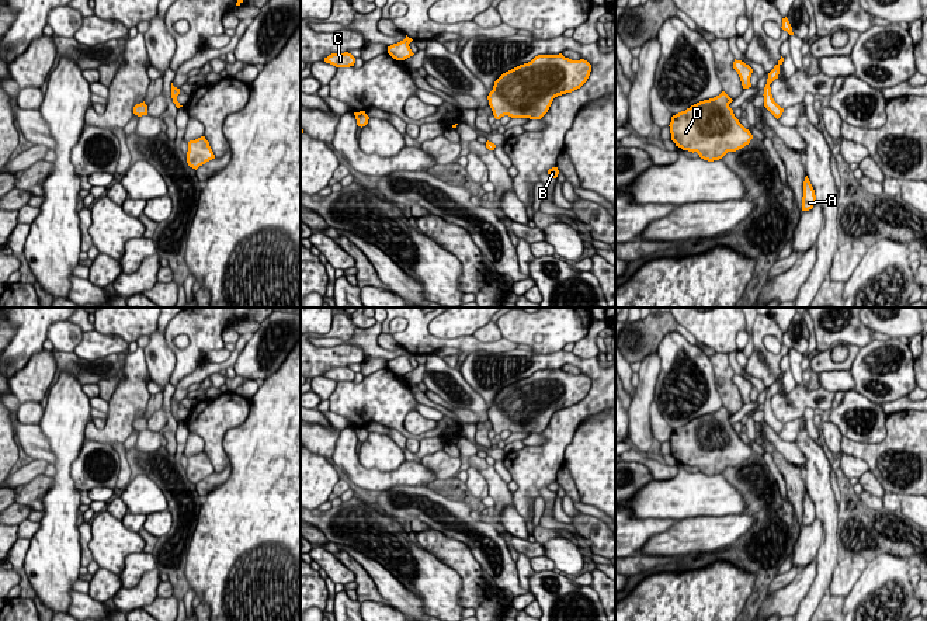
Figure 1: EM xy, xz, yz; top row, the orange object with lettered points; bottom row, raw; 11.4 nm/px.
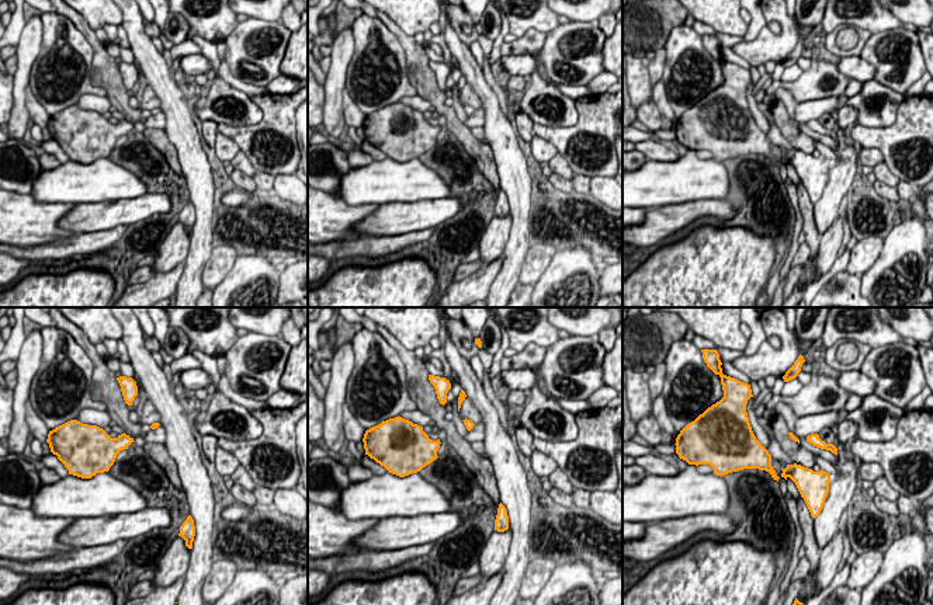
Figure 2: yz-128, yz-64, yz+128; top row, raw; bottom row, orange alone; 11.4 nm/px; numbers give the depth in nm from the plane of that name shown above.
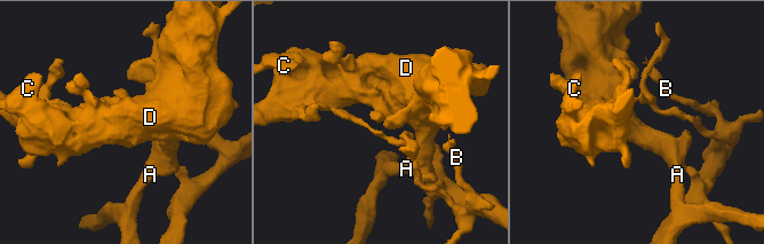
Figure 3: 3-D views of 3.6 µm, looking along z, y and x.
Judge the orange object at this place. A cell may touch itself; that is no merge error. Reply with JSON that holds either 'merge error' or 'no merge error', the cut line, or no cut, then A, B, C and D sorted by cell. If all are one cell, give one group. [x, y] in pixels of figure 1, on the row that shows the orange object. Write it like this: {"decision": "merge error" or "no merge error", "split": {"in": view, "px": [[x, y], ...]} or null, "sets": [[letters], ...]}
{"decision": "merge error", "split": {"in": "yz", "px": [[764, 96], [771, 99]]}, "sets": [["A", "C", "D"], ["B"]]}

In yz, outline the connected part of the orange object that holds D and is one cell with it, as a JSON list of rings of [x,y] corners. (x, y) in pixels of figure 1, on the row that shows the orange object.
[[[722,91],[671,117],[670,133],[676,146],[697,152],[701,159],[714,162],[728,152],[750,143],[753,135],[735,117],[729,104],[733,100]]]

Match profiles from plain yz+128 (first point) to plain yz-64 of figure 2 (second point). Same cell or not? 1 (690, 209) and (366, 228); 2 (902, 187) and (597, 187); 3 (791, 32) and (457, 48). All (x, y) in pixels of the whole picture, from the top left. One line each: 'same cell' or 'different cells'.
1: same cell
2: different cells
3: different cells

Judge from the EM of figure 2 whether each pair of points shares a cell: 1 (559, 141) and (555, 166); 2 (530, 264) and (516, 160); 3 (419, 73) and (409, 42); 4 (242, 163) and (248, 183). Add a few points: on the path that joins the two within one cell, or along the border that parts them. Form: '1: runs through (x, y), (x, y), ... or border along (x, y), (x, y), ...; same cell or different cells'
1: border along (534, 134), (547, 139), (568, 166), (582, 174); different cells
2: border along (531, 246), (517, 281); different cells
3: runs through (418, 66), (413, 49); same cell
4: runs through (242, 167), (246, 178); same cell

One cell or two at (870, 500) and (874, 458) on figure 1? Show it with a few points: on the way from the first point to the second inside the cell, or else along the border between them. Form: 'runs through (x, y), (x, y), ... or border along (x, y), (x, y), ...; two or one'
border along (844, 454), (861, 458), (886, 491), (898, 493); two

